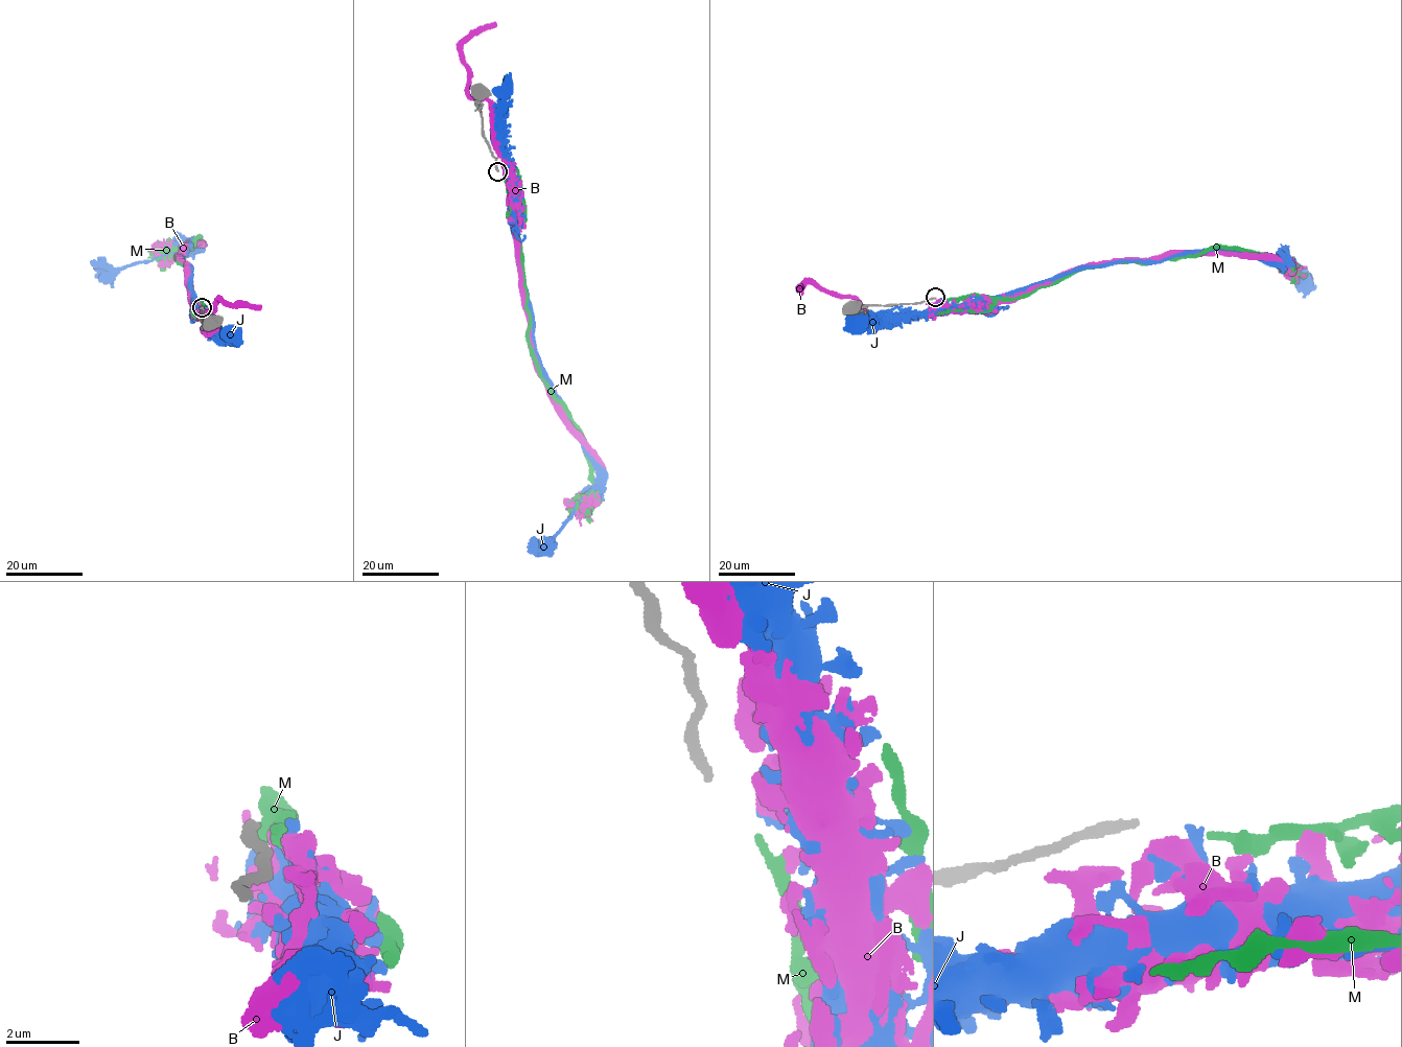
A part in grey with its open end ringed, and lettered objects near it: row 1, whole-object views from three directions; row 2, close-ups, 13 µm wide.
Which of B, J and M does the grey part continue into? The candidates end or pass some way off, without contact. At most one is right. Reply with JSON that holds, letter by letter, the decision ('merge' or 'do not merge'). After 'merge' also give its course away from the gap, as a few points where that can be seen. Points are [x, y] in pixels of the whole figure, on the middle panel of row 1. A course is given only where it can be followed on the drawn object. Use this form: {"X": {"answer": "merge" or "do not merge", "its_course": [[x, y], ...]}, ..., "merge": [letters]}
{"B": {"answer": "do not merge"}, "J": {"answer": "do not merge"}, "M": {"answer": "do not merge"}, "merge": []}

